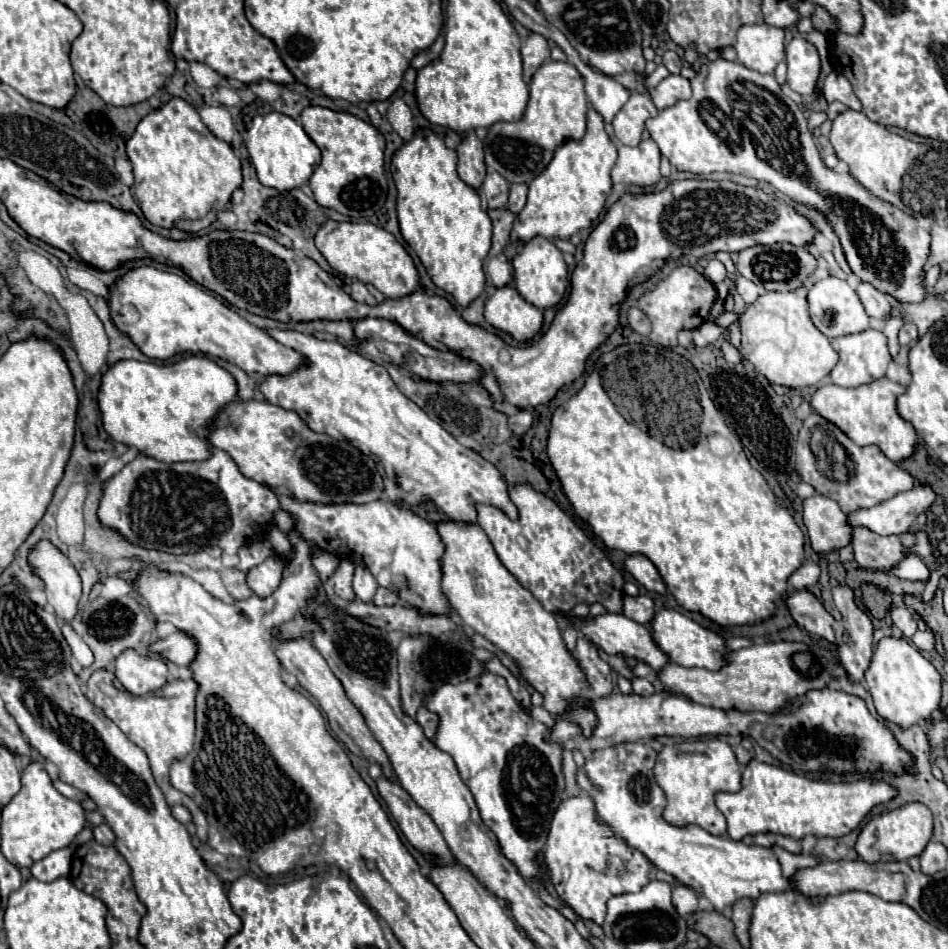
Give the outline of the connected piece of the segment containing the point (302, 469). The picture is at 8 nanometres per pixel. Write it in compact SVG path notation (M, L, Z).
M262 399L248 403L234 401L222 409L210 443L234 457L242 473L278 495L288 495L298 503L370 503L382 499L384 483L374 457L364 455L348 441L338 441L326 433L312 431L296 411L272 405Z

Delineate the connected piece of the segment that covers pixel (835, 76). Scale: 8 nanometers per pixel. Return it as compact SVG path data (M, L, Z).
M830 73L826 77L824 87L822 87L822 93L824 93L824 99L828 103L840 101L840 103L844 103L850 109L856 109L856 111L862 109L860 107L860 101L856 99L856 95L854 95L854 91L850 87L850 81L844 75L840 75L840 73Z

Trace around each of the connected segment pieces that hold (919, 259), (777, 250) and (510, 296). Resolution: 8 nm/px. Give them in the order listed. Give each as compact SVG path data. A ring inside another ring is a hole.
M720 57L716 61L700 65L696 75L690 79L690 85L692 85L690 99L682 99L676 105L662 109L656 119L646 121L650 137L656 141L662 155L668 157L676 169L702 175L714 171L728 171L754 177L758 181L768 181L784 195L792 197L798 203L820 209L830 219L844 247L846 261L858 279L874 285L878 291L892 295L900 303L924 299L926 289L920 285L918 275L928 257L930 247L928 231L918 227L912 219L902 217L898 209L884 205L878 199L870 199L868 193L856 187L848 175L838 175L822 163L802 109L792 99L782 95L774 75L762 75L754 69L744 67L738 61L728 61Z
M756 245L738 253L736 269L756 285L764 285L768 291L792 291L800 287L808 275L814 273L816 259L806 249L798 249L794 245Z
M508 285L496 287L486 299L484 317L490 325L510 333L518 341L532 339L542 327L542 311Z

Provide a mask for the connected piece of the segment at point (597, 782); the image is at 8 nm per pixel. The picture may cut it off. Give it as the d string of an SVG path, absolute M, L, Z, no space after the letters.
M620 743L606 749L596 749L586 757L586 765L578 769L578 785L594 799L598 819L608 823L616 837L626 841L626 845L638 849L646 855L646 859L656 867L672 875L676 881L692 887L696 893L710 899L710 903L724 911L726 907L734 905L738 899L752 899L756 901L764 893L778 893L786 891L794 885L792 877L802 871L816 867L820 863L820 857L816 855L804 855L804 853L790 853L782 847L758 847L758 845L744 845L742 841L734 841L726 835L712 835L698 825L672 825L664 821L662 811L666 807L666 795L658 787L652 767L656 761L656 751L648 743Z

